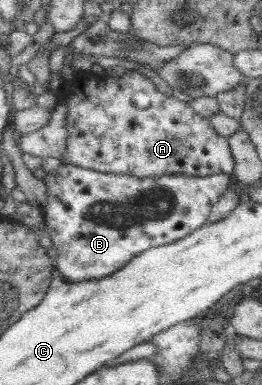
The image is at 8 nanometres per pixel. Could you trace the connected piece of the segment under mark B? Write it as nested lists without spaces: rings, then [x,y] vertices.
[[[71,163],[62,164],[58,171],[43,174],[48,186],[48,201],[42,209],[45,229],[51,235],[56,250],[56,269],[71,282],[99,280],[118,272],[148,249],[174,243],[188,237],[210,220],[212,206],[232,185],[228,174],[206,177],[163,175],[136,177],[132,174],[104,173],[84,169]]]

